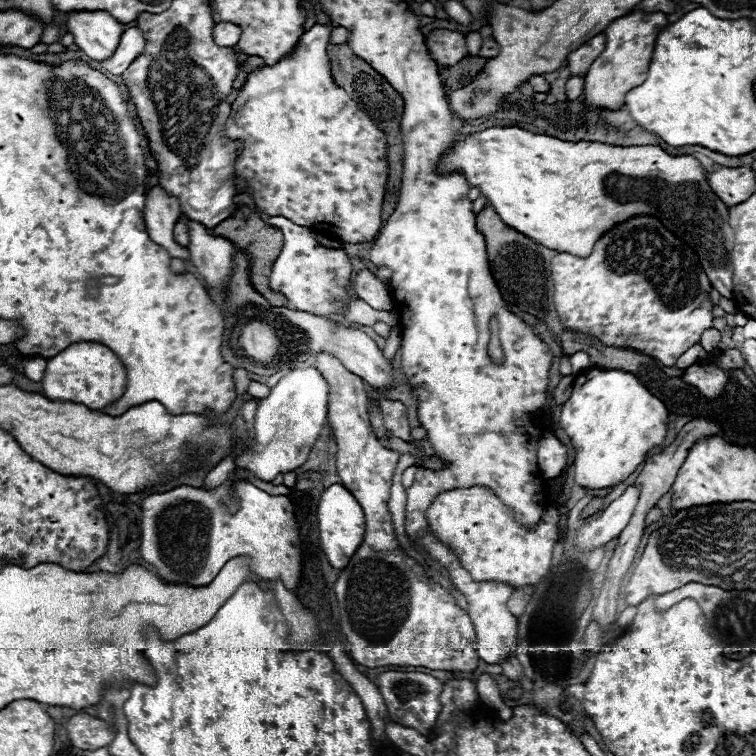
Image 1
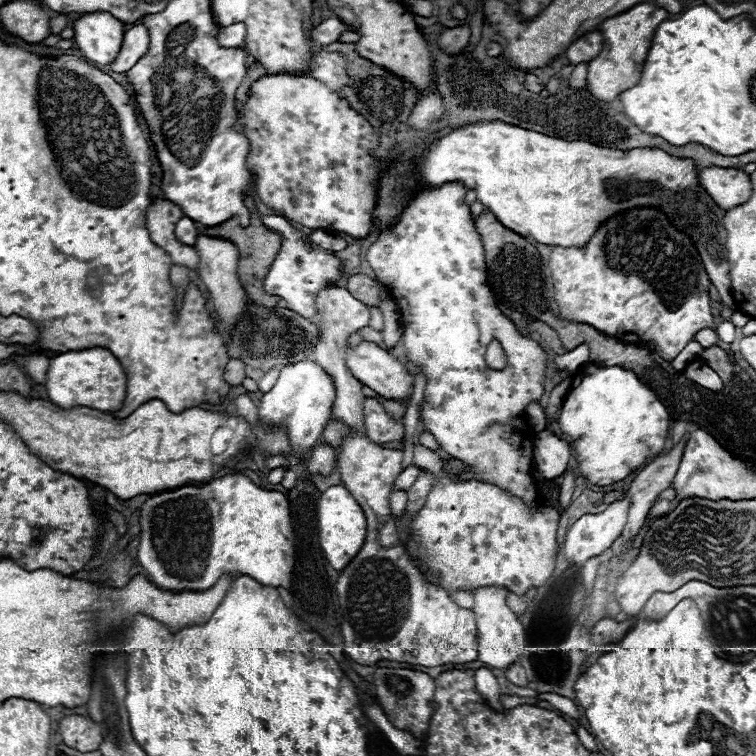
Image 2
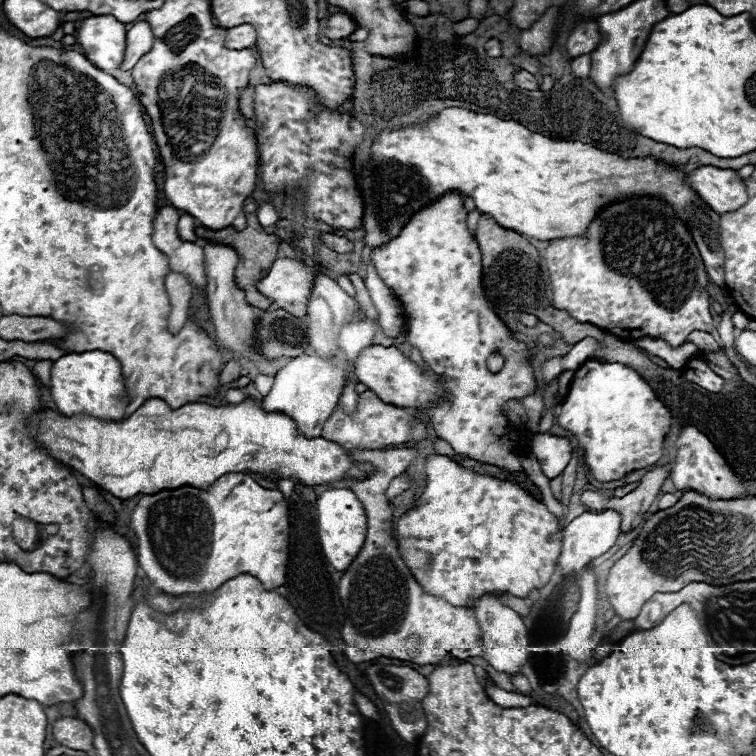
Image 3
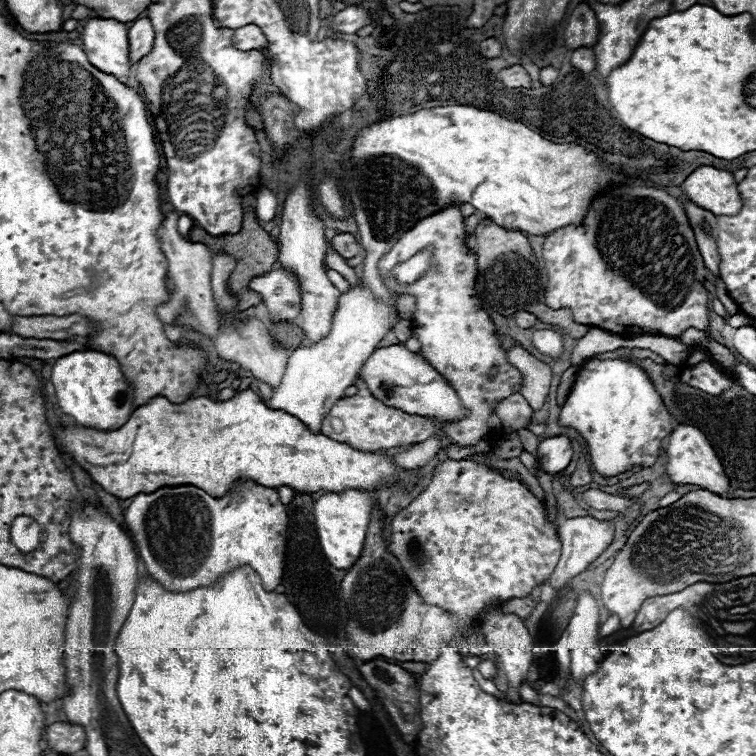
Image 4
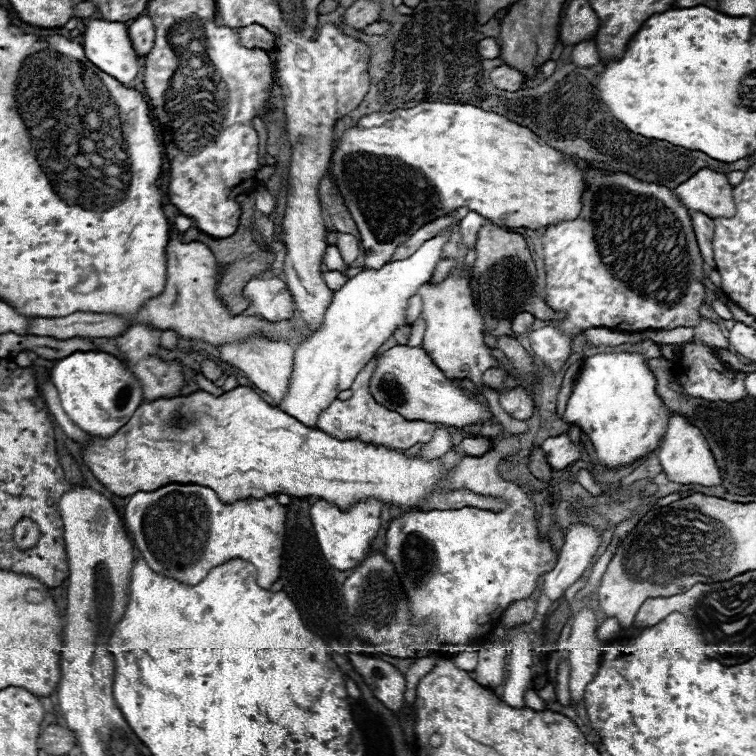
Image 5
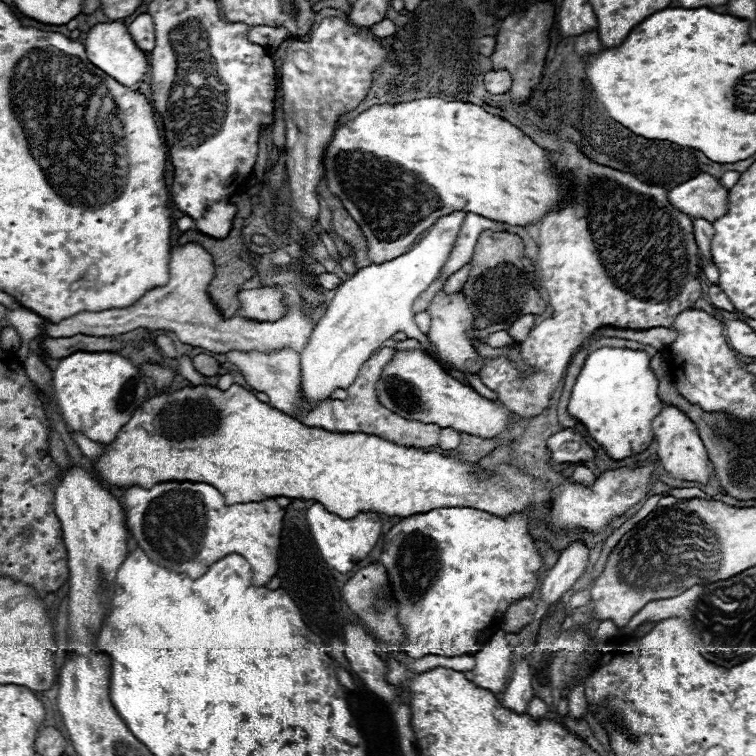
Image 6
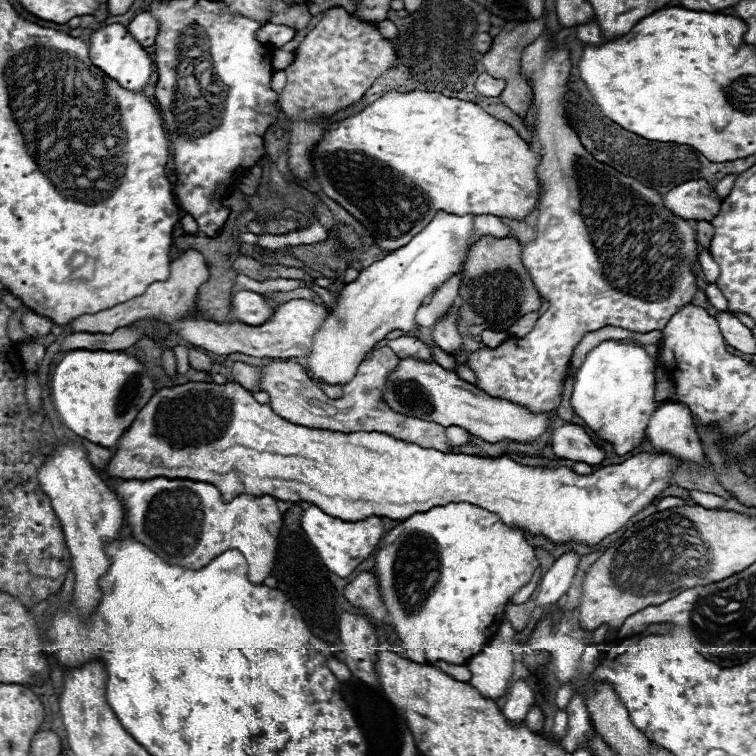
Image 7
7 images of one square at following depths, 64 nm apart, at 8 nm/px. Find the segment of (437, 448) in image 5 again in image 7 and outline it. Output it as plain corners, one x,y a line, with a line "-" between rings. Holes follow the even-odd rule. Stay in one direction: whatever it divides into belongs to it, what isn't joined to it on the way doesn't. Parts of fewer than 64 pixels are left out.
448,426
446,436
448,436
448,440
450,440
452,444
456,444
456,446
464,444
464,442
470,438
470,434
468,434
466,430
462,430
460,426

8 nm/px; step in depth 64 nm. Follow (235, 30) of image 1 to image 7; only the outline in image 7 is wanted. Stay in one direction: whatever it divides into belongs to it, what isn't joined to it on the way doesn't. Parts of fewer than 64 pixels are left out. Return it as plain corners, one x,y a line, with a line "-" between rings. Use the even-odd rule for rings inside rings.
268,22
266,26
262,26
262,28
256,32
256,38
258,38
262,44
270,42
270,44
274,44
276,48
284,46
284,44
290,42
294,36
296,36
296,30
294,30
294,28
290,28
290,26
286,26
286,24
272,24
272,22

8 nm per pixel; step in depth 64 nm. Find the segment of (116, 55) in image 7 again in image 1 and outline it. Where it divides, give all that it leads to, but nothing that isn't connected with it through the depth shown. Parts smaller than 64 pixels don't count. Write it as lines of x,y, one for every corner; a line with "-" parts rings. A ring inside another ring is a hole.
104,10
72,12
64,20
64,28
74,36
74,44
96,62
102,62
114,54
124,32
122,24

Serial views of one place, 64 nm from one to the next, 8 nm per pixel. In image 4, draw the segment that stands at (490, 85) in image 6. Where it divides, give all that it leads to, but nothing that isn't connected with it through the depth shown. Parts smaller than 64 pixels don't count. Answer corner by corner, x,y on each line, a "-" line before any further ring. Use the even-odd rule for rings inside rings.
510,66
498,72
498,80
506,86
506,88
530,88
532,80
528,76
528,72
522,66

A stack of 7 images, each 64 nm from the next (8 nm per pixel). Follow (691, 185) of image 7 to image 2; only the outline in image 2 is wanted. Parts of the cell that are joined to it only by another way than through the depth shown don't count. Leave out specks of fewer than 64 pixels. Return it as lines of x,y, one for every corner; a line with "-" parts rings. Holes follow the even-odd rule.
700,168
698,180
700,186
710,194
710,198
714,198
718,206
722,206
722,210
732,210
734,206
740,206
752,194
750,176
738,168

